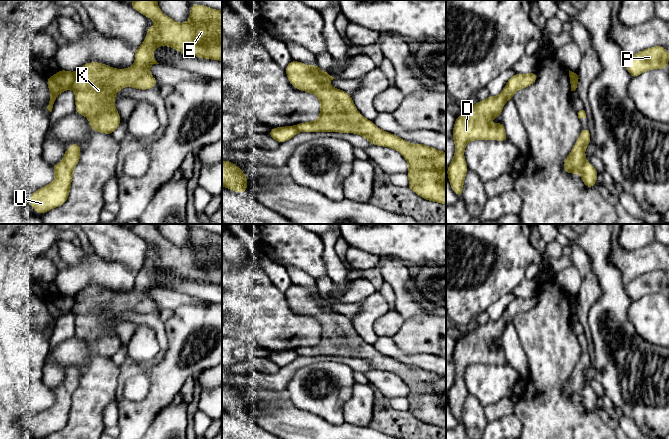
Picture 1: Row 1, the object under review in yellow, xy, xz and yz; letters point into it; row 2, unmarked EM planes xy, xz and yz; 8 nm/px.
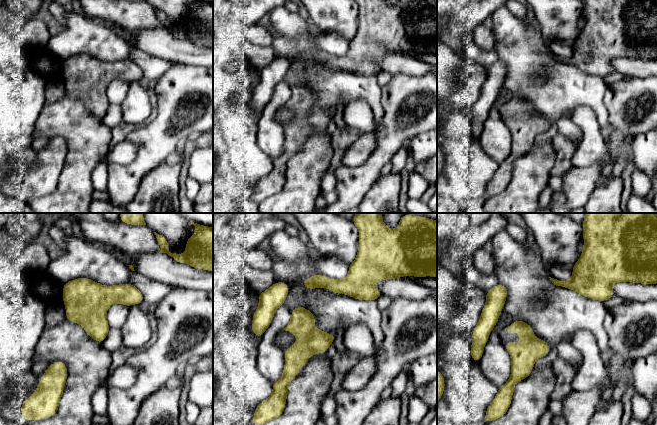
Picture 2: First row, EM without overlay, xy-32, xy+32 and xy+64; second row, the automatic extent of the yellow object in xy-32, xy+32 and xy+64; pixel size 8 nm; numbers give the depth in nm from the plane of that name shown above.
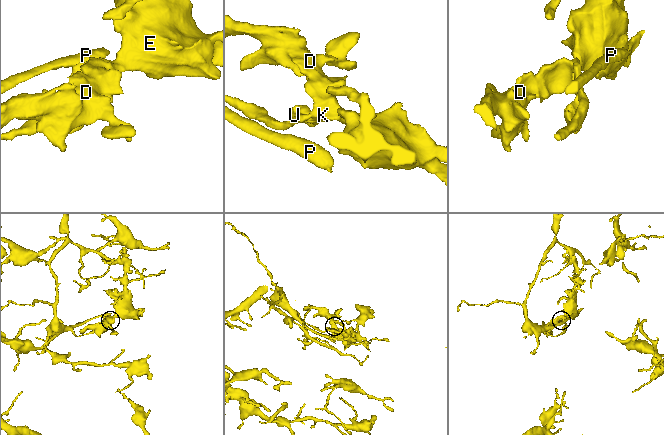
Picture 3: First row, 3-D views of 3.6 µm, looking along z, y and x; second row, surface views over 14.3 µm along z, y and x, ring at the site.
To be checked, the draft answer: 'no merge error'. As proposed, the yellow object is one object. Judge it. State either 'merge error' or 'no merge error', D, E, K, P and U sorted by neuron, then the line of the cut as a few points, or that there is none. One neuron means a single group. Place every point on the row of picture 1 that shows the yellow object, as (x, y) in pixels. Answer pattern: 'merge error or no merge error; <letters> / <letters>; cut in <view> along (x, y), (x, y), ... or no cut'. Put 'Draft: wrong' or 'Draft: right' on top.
Draft: wrong
merge error; D E K U / P; cut in xy along (74, 73), (74, 79), (70, 87)

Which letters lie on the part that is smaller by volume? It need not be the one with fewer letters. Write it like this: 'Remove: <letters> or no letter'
Remove: D, E, K, U

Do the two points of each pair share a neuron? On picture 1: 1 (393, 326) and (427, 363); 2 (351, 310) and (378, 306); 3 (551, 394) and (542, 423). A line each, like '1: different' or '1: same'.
1: different
2: different
3: same

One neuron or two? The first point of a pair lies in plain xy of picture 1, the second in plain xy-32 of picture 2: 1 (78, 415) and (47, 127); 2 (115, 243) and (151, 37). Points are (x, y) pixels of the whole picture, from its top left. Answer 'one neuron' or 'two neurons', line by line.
1: one neuron
2: two neurons

